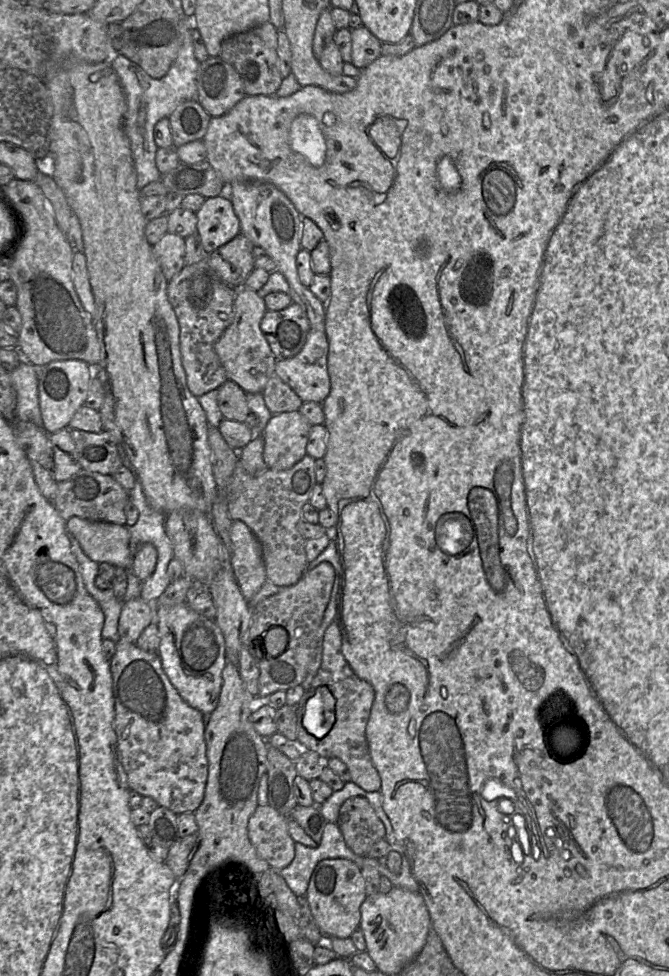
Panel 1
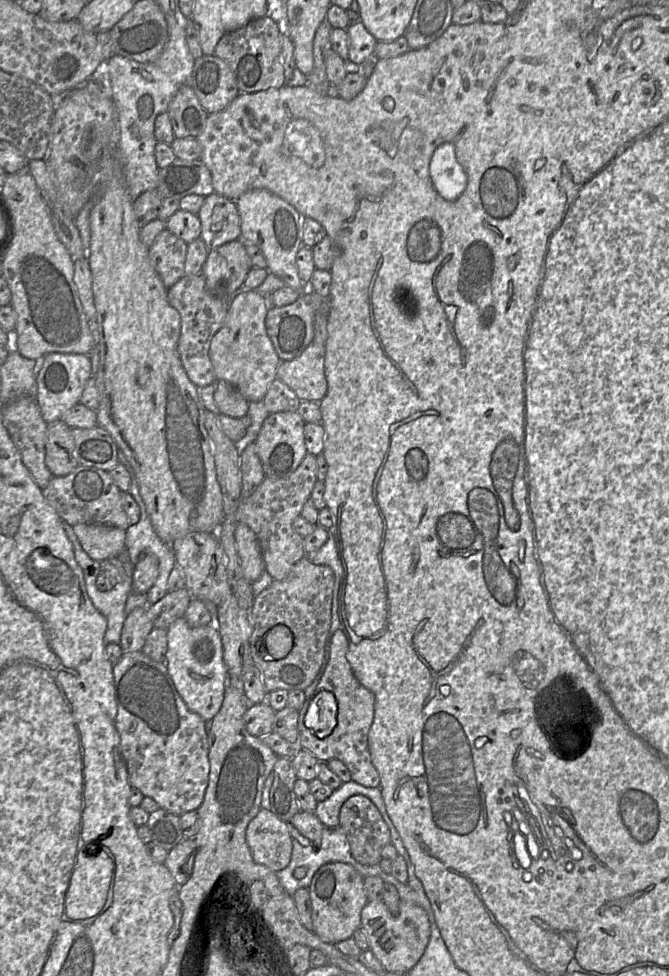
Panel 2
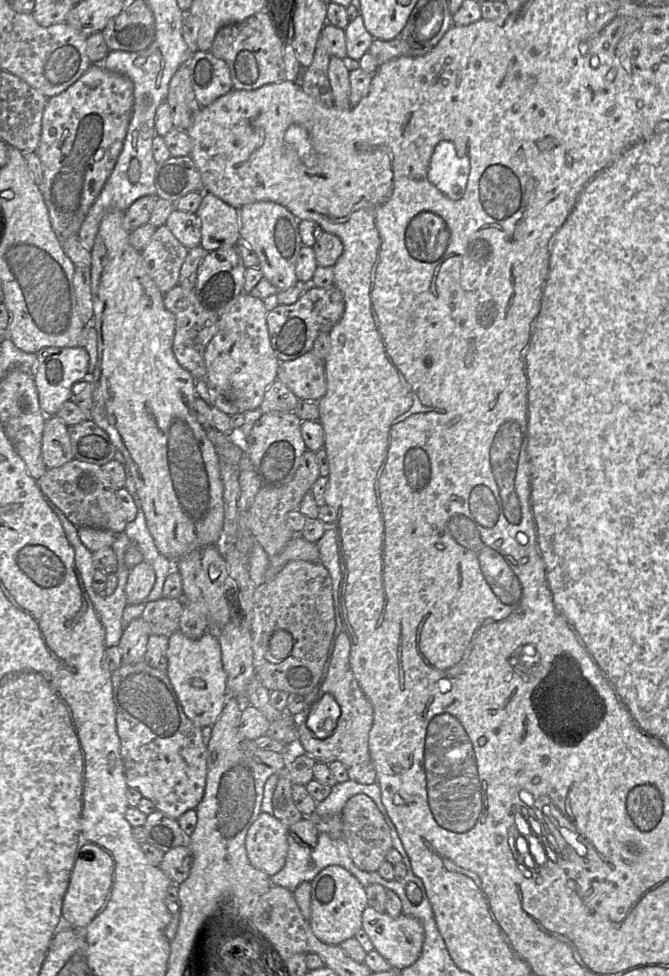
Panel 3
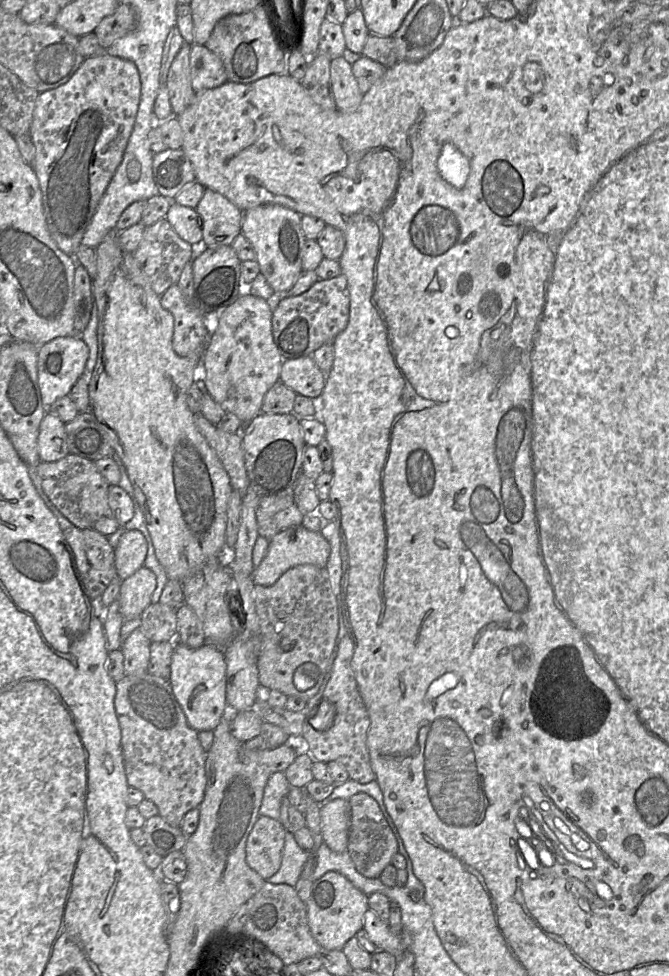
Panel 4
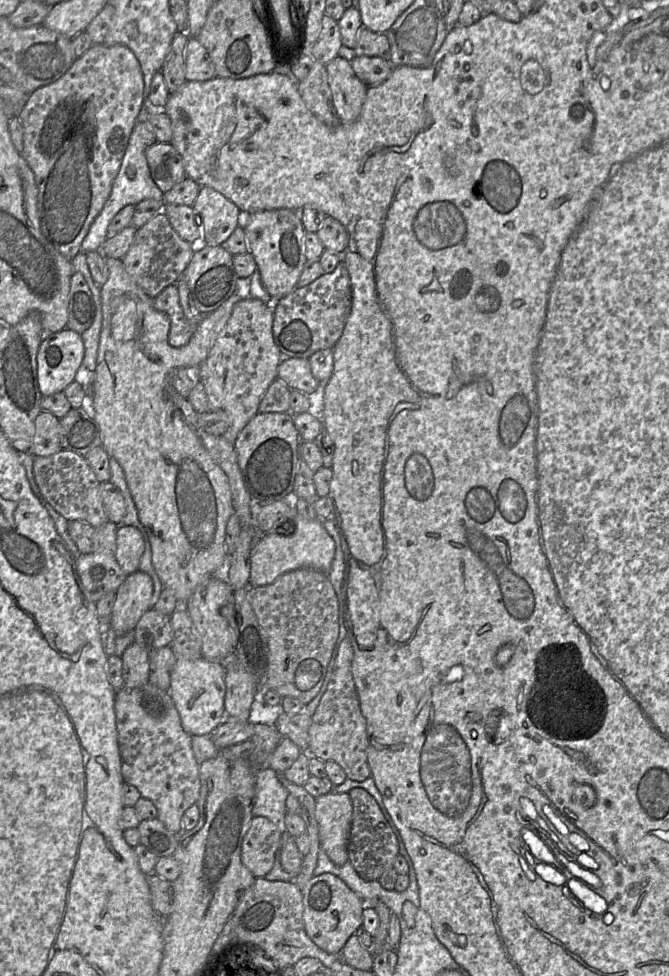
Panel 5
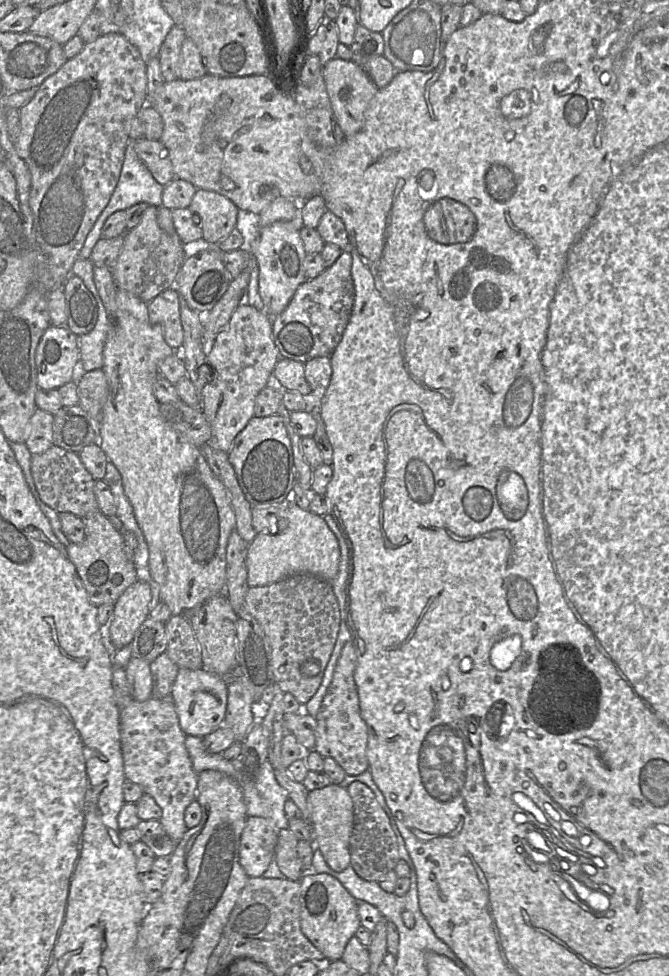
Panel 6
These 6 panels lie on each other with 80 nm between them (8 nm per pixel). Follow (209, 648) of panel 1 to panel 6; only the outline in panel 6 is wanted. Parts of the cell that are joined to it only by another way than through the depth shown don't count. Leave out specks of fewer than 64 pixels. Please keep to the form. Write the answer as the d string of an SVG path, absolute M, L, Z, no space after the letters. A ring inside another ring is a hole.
M180 668L171 698L182 731L188 736L206 737L224 724L227 709L227 680L204 669Z

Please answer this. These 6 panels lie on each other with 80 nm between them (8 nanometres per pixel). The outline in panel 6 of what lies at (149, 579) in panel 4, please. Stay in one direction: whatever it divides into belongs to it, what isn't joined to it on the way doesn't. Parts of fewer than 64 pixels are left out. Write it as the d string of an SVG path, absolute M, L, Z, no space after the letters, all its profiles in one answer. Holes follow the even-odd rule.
M138 579L114 603L112 617L103 627L117 649L130 644L137 629L149 617L151 598L150 585Z

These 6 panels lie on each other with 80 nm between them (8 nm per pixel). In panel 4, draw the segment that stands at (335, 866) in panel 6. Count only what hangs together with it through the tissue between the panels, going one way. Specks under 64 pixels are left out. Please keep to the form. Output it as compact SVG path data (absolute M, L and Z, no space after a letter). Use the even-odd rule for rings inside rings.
M345 799L319 803L323 842L334 852L347 850L350 828L350 805Z

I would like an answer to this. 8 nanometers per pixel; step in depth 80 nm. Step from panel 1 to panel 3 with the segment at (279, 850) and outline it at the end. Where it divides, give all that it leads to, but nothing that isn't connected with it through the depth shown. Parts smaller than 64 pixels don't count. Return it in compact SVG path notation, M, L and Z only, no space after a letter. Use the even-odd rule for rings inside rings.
M261 812L248 829L245 847L251 864L273 876L286 863L287 831L275 816Z

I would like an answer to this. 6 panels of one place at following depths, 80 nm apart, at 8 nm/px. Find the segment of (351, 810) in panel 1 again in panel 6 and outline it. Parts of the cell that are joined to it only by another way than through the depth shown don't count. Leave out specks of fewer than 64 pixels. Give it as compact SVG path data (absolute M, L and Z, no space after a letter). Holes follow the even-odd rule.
M353 782L347 790L354 810L354 825L350 838L350 865L363 880L378 883L388 872L394 870L400 859L398 842L386 813L369 787L361 782Z

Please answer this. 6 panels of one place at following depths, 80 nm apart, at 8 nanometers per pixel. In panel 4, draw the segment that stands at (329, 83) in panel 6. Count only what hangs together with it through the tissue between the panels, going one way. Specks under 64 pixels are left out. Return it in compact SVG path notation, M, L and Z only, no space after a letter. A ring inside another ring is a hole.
M344 57L331 60L330 82L337 109L346 113L355 111L362 101L363 93L353 74L352 65Z

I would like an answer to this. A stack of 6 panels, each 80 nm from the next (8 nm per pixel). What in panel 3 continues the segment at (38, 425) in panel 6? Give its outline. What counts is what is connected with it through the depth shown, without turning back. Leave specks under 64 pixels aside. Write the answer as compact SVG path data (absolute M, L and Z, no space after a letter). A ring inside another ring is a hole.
M46 416L42 458L47 469L60 467L74 459L68 426L57 416Z

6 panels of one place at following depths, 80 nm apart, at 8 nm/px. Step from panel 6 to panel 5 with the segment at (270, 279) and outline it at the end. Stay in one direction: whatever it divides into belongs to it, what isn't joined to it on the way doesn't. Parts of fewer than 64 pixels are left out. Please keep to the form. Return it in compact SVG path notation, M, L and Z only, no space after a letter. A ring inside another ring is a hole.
M274 209L258 211L247 216L242 226L248 244L260 272L262 284L274 301L291 293L296 287L306 263L305 229L299 211Z

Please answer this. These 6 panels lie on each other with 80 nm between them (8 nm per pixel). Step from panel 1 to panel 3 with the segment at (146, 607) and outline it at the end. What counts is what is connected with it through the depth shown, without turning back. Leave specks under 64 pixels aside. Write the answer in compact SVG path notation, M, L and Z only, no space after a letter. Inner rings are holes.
M140 616L133 619L123 630L119 644L122 664L136 664L144 661L150 628Z

